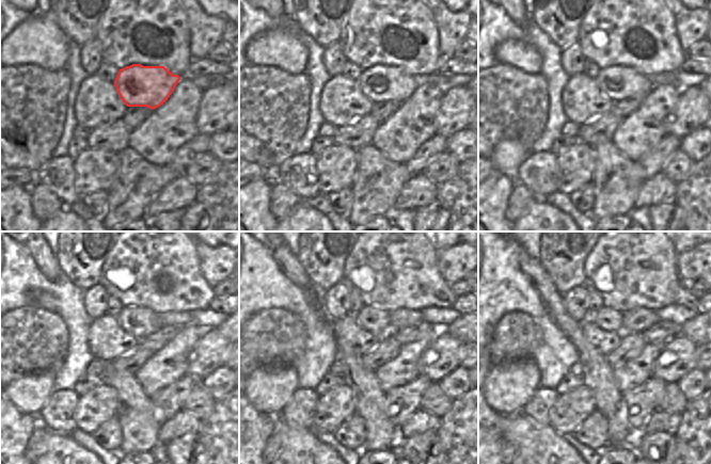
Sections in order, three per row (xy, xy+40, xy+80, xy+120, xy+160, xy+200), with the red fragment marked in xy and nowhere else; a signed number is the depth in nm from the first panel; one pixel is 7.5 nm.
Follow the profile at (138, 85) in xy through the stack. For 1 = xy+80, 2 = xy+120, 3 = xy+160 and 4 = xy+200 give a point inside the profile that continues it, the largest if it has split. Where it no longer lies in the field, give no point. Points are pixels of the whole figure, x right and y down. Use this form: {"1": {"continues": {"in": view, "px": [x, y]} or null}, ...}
{"1": {"continues": {"in": "xy+80", "px": [617, 82]}}, "2": {"continues": {"in": "xy+120", "px": [140, 322]}}, "3": {"continues": {"in": "xy+160", "px": [376, 321]}}, "4": {"continues": {"in": "xy+200", "px": [607, 319]}}}

